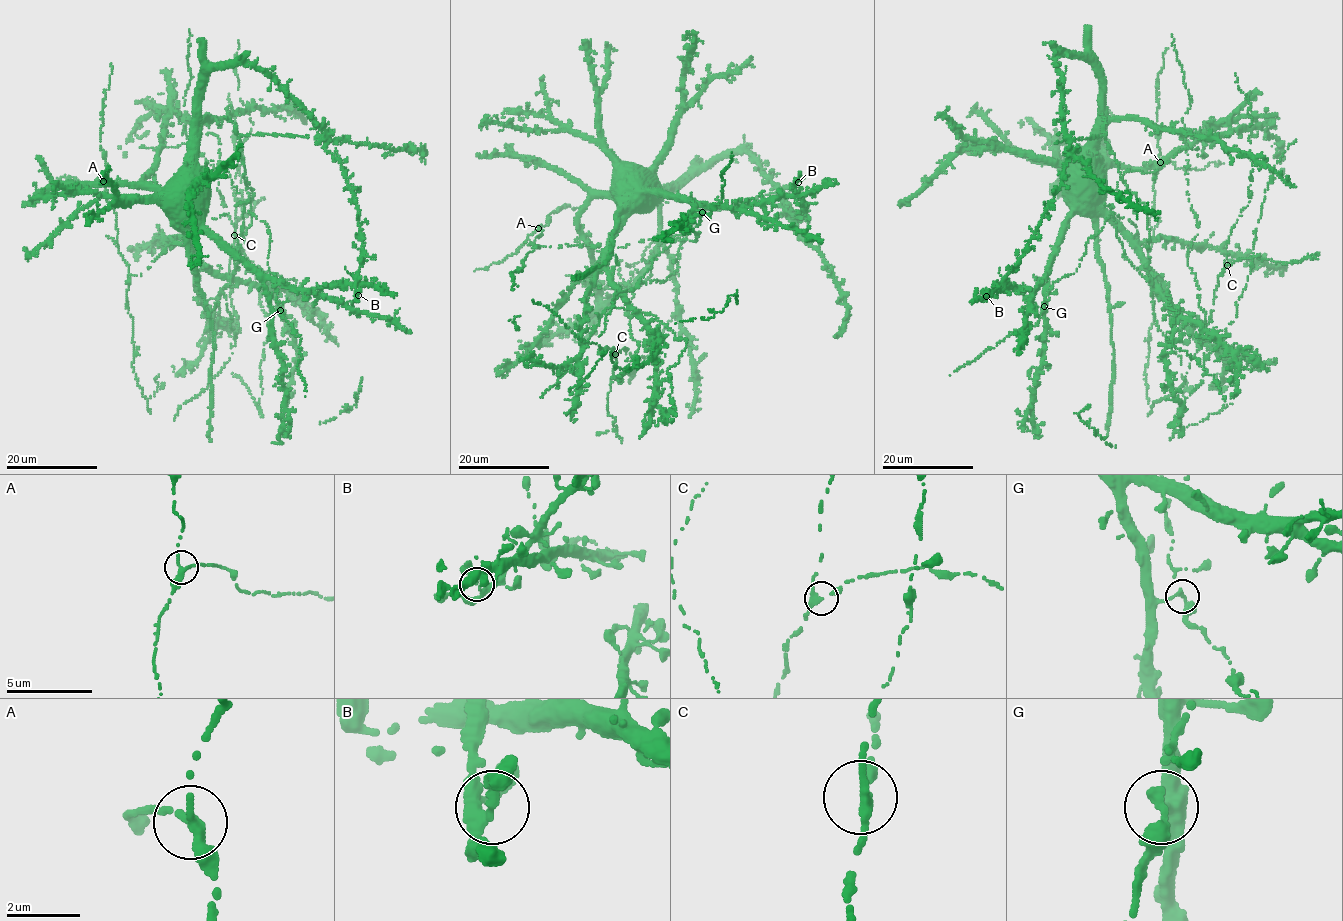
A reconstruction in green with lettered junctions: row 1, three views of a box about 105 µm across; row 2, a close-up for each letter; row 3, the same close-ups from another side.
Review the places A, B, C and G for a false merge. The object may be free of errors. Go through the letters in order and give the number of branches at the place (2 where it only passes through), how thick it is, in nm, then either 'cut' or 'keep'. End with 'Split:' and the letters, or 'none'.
A: 3 branches meet; 240 nm thick; keep
B: 3 branches meet; 200 nm thick; keep
C: 3 branches meet; 240 nm thick; keep
G: 3 branches meet; 240 nm thick; cut
Split: G

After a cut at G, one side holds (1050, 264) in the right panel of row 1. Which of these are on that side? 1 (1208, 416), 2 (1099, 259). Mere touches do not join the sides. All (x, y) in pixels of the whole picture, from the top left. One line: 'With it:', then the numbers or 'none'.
With it: 1, 2

